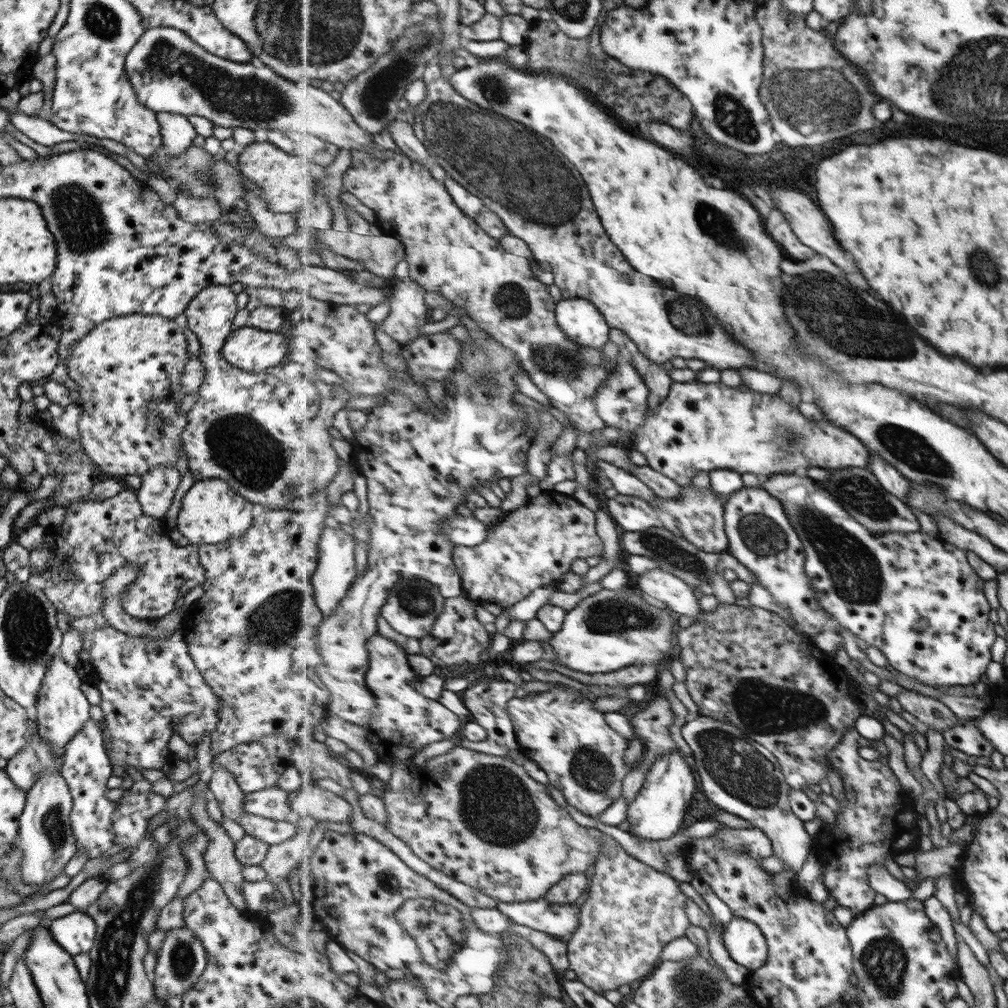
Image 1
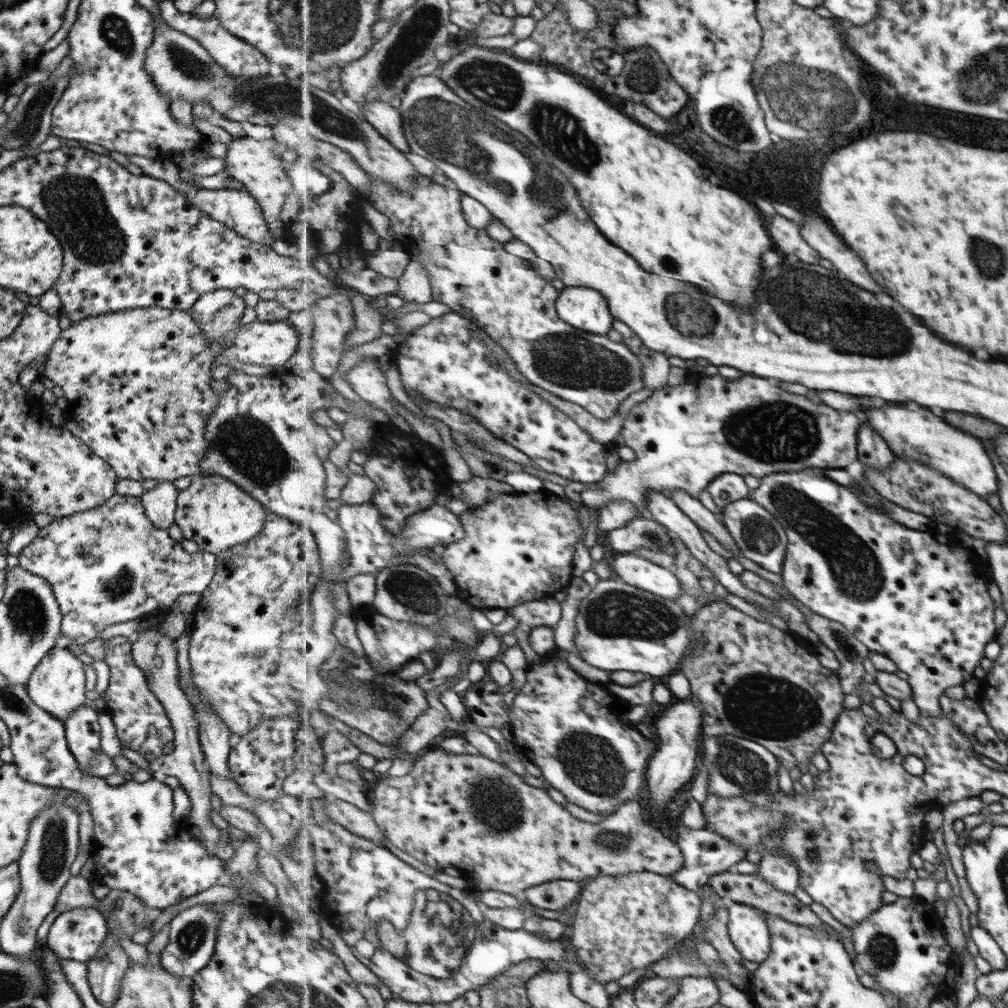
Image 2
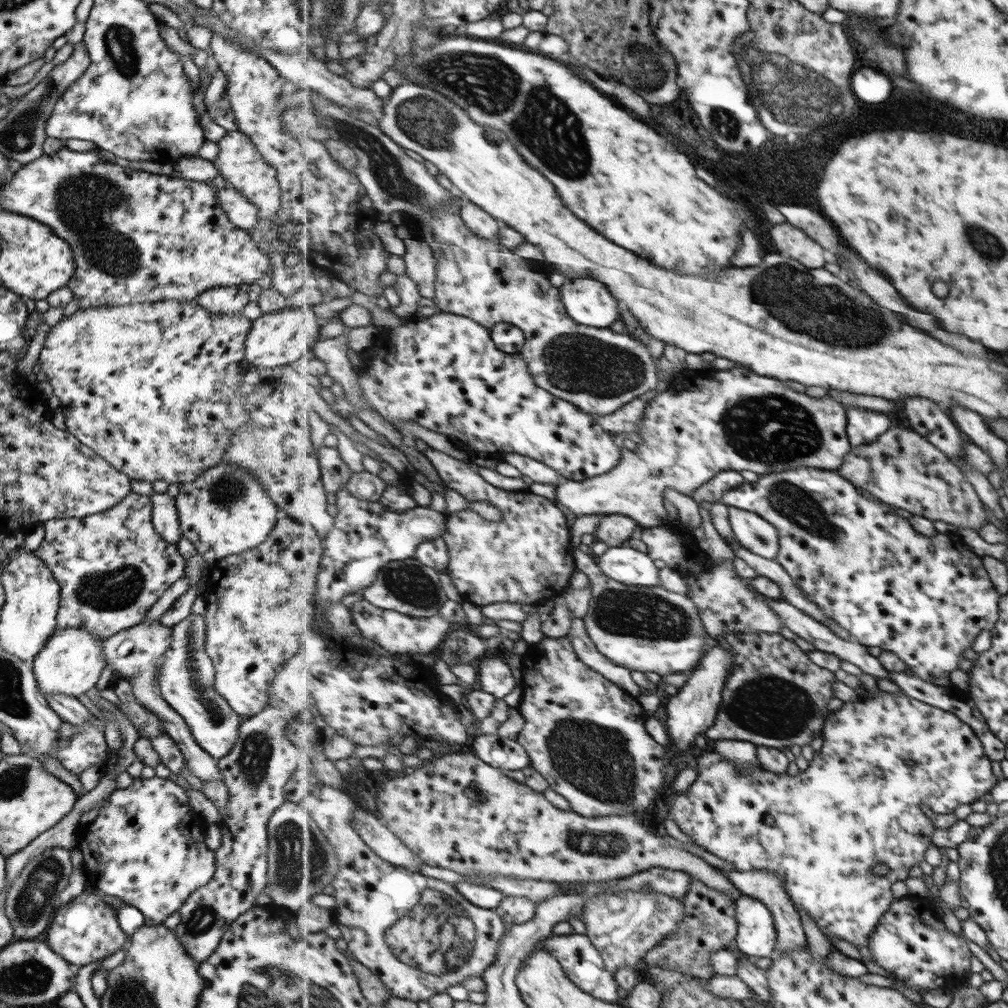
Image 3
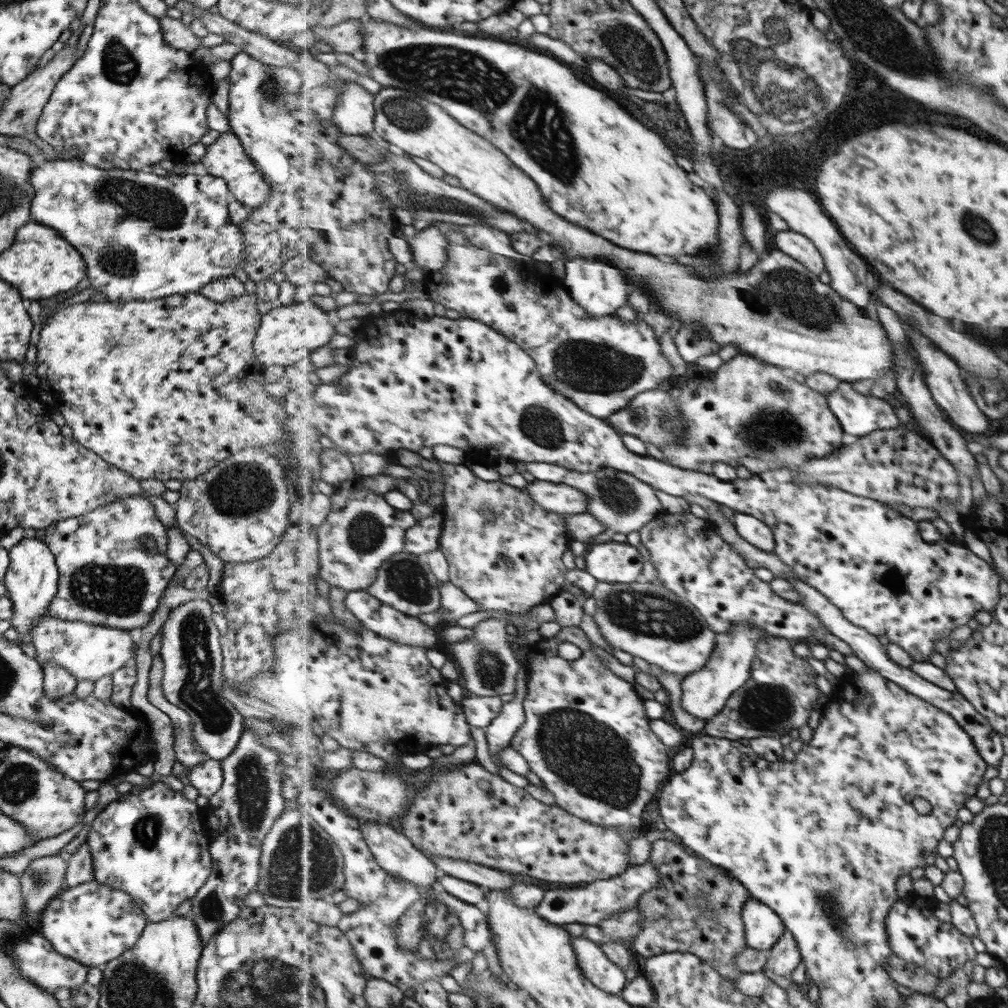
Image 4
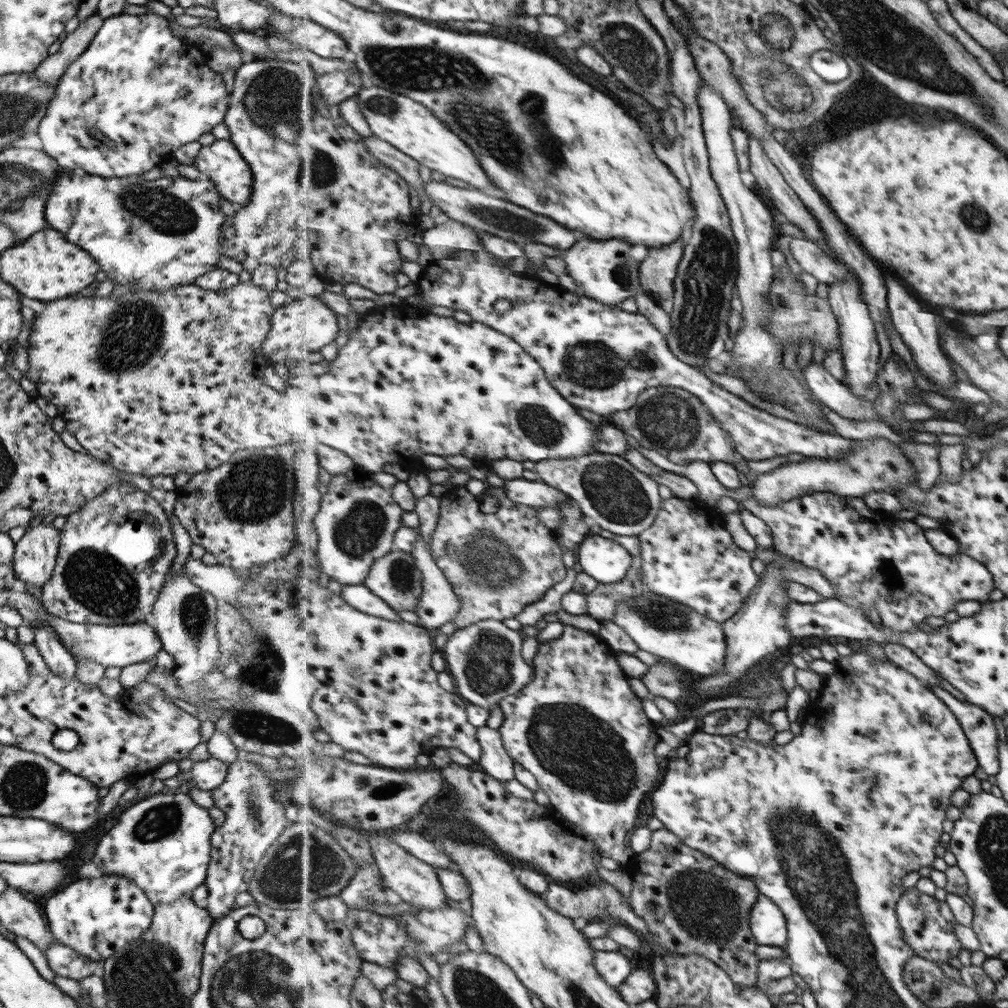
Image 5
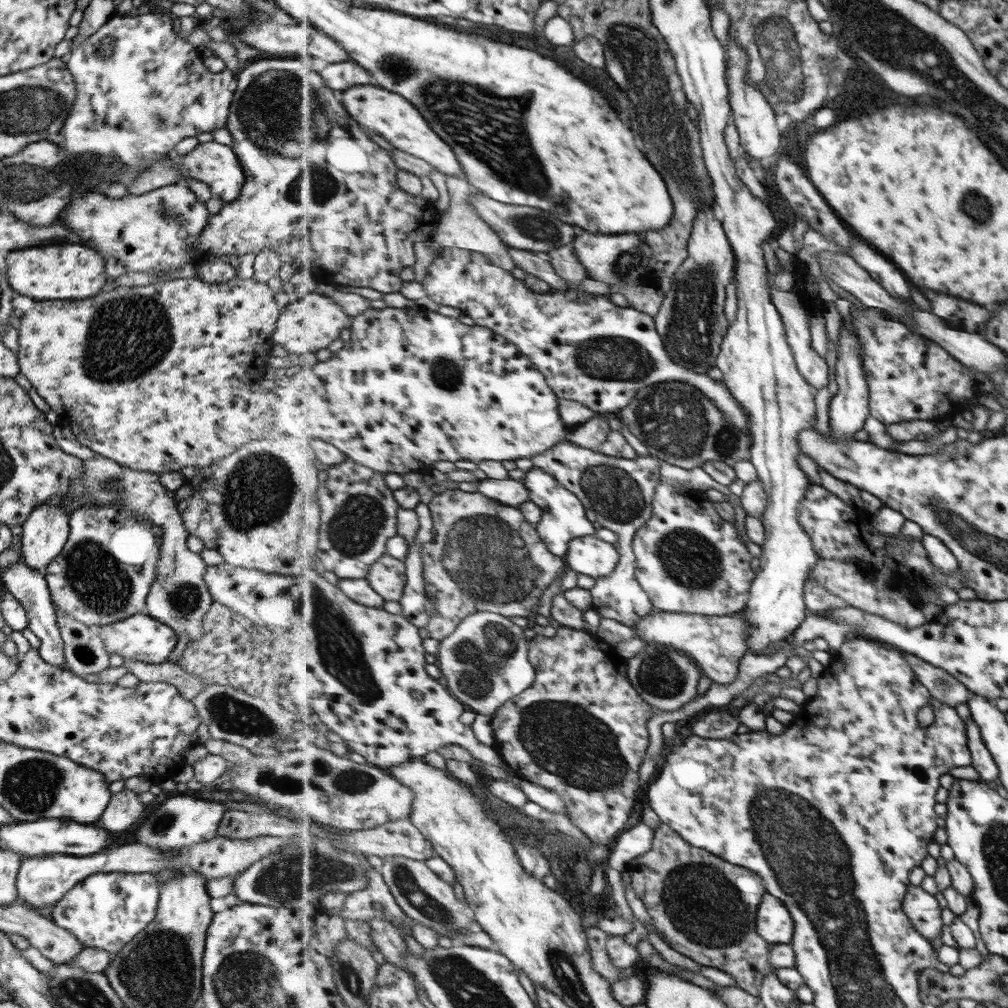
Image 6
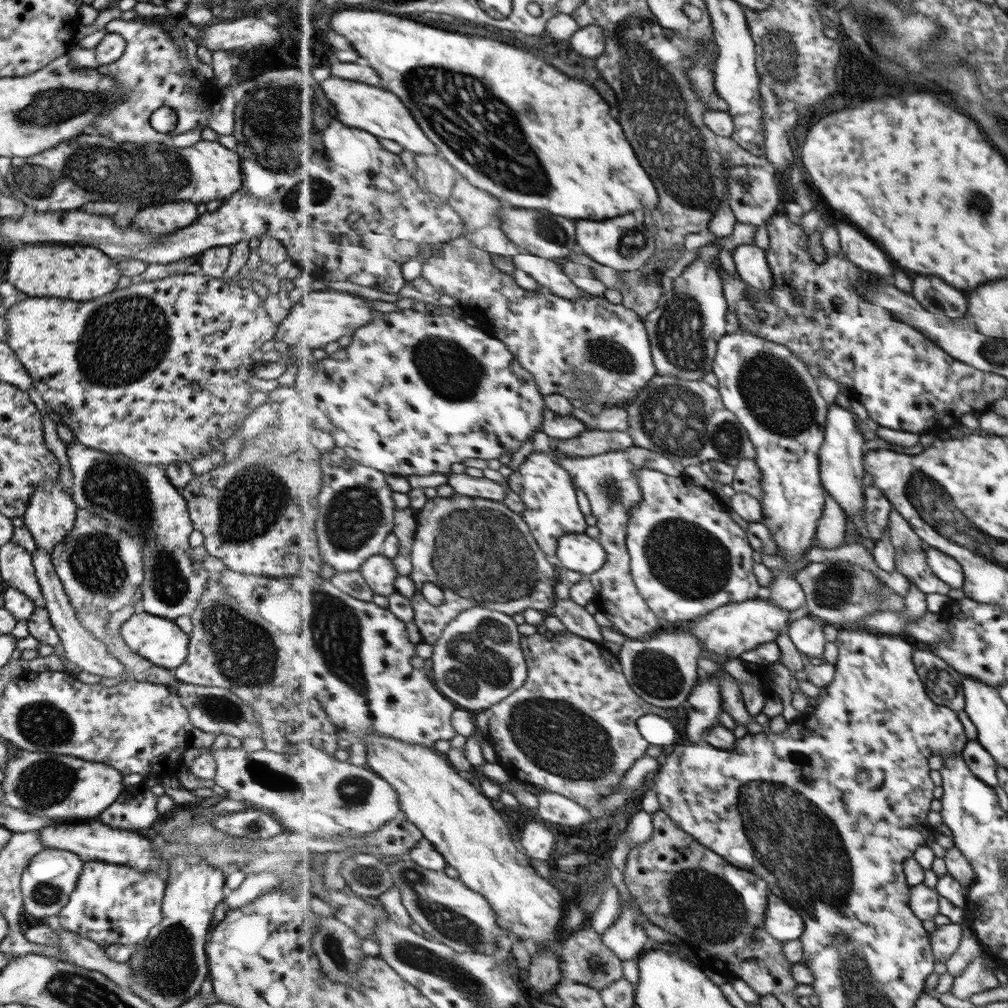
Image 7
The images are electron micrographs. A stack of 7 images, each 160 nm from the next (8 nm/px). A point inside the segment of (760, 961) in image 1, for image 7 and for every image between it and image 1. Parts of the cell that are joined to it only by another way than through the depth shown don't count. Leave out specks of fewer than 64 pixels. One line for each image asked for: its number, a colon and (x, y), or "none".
2: (749, 930)
3: (757, 936)
4: (764, 927)
5: (769, 925)
6: (775, 923)
7: (783, 923)

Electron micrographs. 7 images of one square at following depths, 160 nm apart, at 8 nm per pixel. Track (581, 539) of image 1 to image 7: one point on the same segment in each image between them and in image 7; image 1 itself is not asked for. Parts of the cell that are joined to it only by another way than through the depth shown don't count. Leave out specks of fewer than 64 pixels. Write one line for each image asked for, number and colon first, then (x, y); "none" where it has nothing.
2: (521, 547)
3: (528, 556)
4: (519, 560)
5: (499, 562)
6: (485, 555)
7: (484, 553)

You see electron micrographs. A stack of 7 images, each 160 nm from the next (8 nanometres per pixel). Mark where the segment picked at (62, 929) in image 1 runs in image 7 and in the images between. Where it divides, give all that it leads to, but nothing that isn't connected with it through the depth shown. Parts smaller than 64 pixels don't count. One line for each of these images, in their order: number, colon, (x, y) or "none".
2: (76, 934)
3: (84, 930)
4: (90, 923)
5: (95, 917)
6: (106, 910)
7: (112, 904)

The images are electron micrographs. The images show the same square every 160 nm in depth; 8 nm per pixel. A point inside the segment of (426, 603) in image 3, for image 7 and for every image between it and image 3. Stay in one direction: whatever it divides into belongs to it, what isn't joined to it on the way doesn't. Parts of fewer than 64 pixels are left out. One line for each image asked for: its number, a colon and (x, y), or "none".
4: (404, 582)
5: (396, 578)
6: (388, 576)
7: (381, 572)

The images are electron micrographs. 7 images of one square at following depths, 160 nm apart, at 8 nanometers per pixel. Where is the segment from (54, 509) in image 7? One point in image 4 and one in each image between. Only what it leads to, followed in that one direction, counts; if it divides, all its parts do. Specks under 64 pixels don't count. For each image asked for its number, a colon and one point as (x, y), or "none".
4: (31, 577)
5: (33, 558)
6: (44, 532)

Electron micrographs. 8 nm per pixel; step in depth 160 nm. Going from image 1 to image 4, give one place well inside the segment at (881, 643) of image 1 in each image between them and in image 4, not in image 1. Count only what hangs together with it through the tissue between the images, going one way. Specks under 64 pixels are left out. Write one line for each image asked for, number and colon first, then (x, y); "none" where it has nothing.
2: (910, 595)
3: (921, 597)
4: (448, 381)

